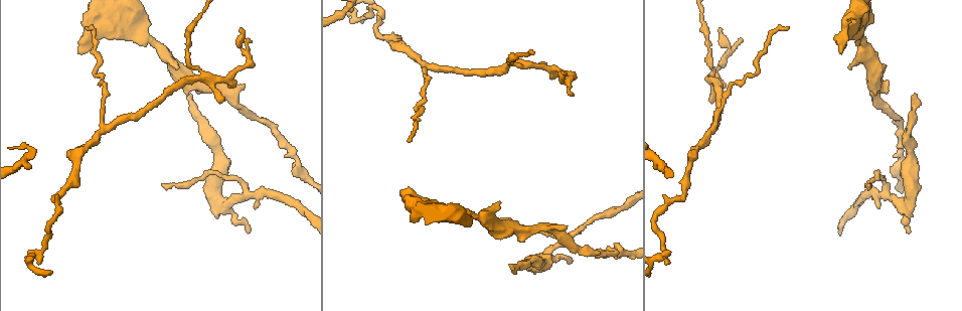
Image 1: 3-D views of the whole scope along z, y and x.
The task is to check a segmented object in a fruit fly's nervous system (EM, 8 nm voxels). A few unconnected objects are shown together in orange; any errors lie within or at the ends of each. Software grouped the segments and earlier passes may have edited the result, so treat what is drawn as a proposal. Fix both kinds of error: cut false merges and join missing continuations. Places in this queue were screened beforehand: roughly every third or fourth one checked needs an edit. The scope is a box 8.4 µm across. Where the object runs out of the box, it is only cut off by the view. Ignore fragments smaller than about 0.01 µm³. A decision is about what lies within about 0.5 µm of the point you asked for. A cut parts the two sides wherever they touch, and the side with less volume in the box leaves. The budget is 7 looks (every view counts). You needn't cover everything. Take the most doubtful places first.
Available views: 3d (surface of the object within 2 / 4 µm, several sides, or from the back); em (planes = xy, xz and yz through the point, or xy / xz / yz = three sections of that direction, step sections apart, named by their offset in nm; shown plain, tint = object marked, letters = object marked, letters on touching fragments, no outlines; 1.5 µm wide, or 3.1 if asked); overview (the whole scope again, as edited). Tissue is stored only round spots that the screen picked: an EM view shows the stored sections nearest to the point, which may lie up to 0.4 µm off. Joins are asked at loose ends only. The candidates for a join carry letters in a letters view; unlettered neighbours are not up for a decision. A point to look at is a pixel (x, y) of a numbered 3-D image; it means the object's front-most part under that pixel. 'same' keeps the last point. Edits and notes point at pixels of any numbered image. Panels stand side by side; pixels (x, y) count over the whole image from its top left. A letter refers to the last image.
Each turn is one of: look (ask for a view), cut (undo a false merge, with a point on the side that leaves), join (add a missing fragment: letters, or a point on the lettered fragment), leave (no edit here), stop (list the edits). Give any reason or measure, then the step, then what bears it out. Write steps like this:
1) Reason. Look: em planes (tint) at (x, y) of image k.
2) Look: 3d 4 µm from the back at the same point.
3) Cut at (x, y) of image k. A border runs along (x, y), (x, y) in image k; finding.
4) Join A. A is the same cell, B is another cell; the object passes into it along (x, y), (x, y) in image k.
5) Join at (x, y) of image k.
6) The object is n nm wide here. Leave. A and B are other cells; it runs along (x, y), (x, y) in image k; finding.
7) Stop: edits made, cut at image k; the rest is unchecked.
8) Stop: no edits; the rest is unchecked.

Arms part here. Look: em planes (letters) at (424, 62) of image 1.

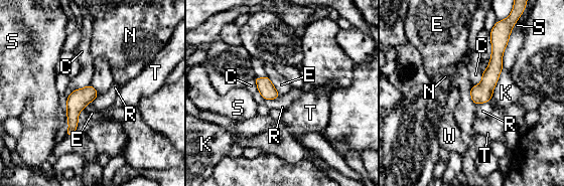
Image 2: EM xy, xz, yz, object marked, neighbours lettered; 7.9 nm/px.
The longest contact is with K, 240 nm. Leave. C, E, K, N, R, S, T and W are other cells; a border runs along (267, 75), (280, 95) in image 2; one neuron here.

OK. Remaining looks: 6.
Abrupt turn. Look: em planes (letters) at (572, 77) of image 1.

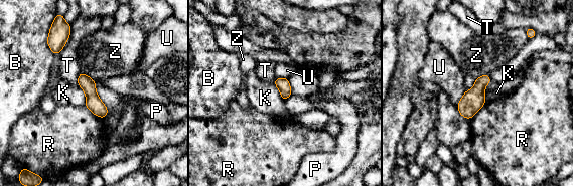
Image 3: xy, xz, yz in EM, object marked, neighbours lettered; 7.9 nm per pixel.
Leave. B, K, P, R, T, U and Z are other cells; it runs along (81, 76), (102, 115) in image 3; all the same neuron.

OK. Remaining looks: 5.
Look: 3d 4 µm at (259, 117) of image 1.

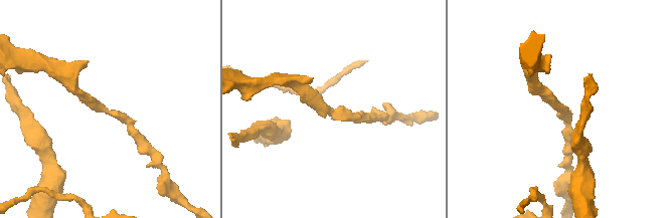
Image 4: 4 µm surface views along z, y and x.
The arms are 160, 190 nm wide. Look: em planes (letters) at (110, 111) of image 4.

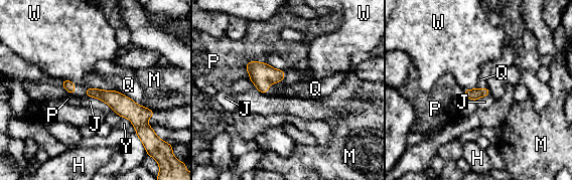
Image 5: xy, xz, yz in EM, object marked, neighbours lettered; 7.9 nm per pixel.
Leave. H, J, M, P, Q, W and Y are other cells; a border runs along (89, 86), (115, 90), (146, 108) in image 5; continuous, no second neuron.

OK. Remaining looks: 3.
Stop: no edits; the rest is unchecked.

